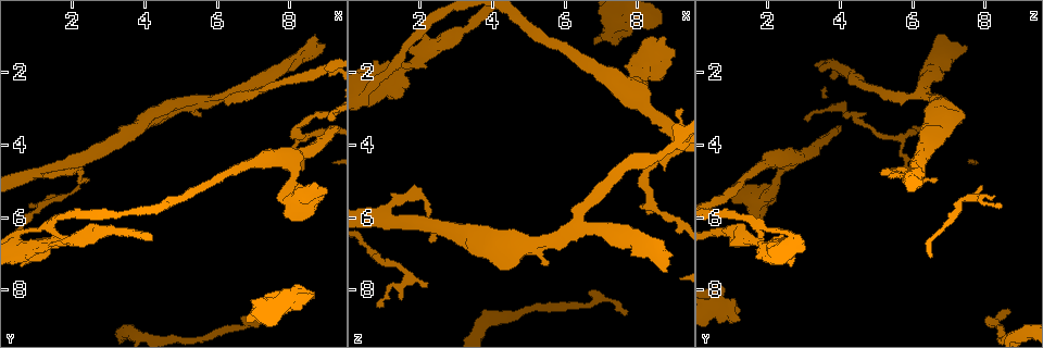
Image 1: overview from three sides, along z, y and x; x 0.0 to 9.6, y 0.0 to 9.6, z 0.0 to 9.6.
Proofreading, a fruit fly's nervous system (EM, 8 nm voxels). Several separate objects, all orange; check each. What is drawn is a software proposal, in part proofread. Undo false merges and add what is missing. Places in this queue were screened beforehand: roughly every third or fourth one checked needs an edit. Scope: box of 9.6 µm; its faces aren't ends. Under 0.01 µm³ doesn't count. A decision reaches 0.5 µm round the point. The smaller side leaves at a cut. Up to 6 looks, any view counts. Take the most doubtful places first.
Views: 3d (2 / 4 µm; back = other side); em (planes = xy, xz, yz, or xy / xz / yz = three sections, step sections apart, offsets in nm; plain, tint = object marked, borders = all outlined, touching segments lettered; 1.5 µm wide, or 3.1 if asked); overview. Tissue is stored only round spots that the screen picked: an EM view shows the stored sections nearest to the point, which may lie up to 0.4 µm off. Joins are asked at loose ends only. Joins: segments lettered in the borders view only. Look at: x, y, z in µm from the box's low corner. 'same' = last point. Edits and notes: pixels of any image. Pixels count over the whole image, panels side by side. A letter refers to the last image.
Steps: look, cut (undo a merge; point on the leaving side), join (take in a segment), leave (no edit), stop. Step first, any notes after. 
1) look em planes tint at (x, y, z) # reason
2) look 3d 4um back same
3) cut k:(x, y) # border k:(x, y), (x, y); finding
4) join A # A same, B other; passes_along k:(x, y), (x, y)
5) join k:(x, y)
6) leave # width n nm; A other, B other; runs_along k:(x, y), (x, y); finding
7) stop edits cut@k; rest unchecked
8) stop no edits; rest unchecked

look 3d 2um at (7.75, 8.60, 8.60)

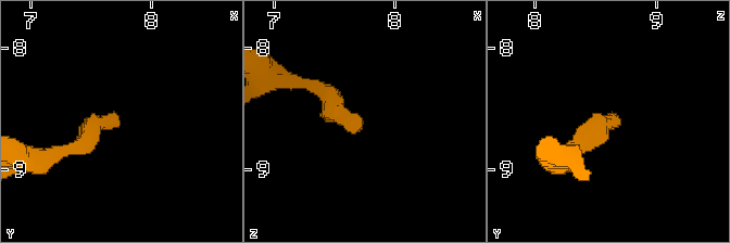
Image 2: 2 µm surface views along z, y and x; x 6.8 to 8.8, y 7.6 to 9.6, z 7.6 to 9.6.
look em planes tint at (7.70, 8.56, 8.66) # need the tissue

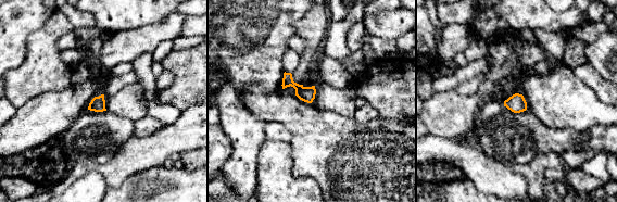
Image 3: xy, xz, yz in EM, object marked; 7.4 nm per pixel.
look em planes borders same # what lies round it

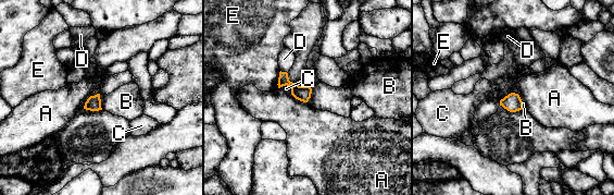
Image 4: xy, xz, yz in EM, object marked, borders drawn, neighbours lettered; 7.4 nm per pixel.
leave # width 110 nm; longest_contact A 140 nm; A other, B other, C other, D other, E other; none of them fits

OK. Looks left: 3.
look 3d 2um at (2.10, 4.70, 5.50) # sharp bend

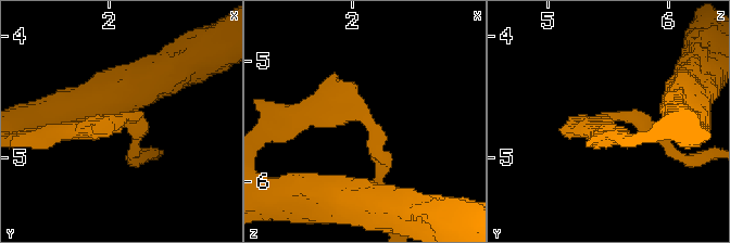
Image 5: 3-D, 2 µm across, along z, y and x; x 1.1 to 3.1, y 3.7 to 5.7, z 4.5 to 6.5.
look em planes plain at (2.08, 4.66, 5.54)

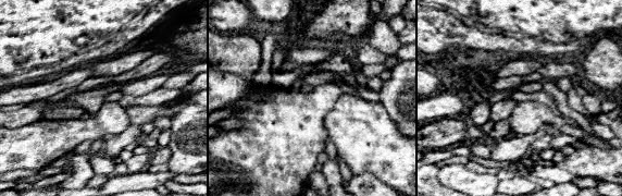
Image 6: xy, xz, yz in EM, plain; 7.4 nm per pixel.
look em planes borders same # what lies round it

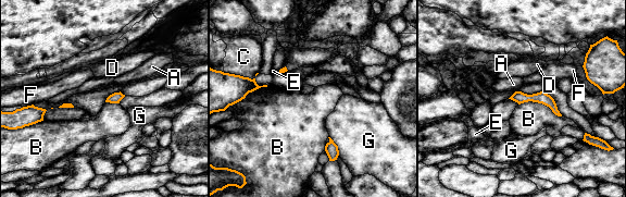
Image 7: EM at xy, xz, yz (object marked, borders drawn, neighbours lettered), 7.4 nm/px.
leave # A other, B other, C other, D other, E other, F other, G other; border 7:(518, 103), (541, 102), (561, 117); all the same cell

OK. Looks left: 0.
stop no edits; rest unchecked

